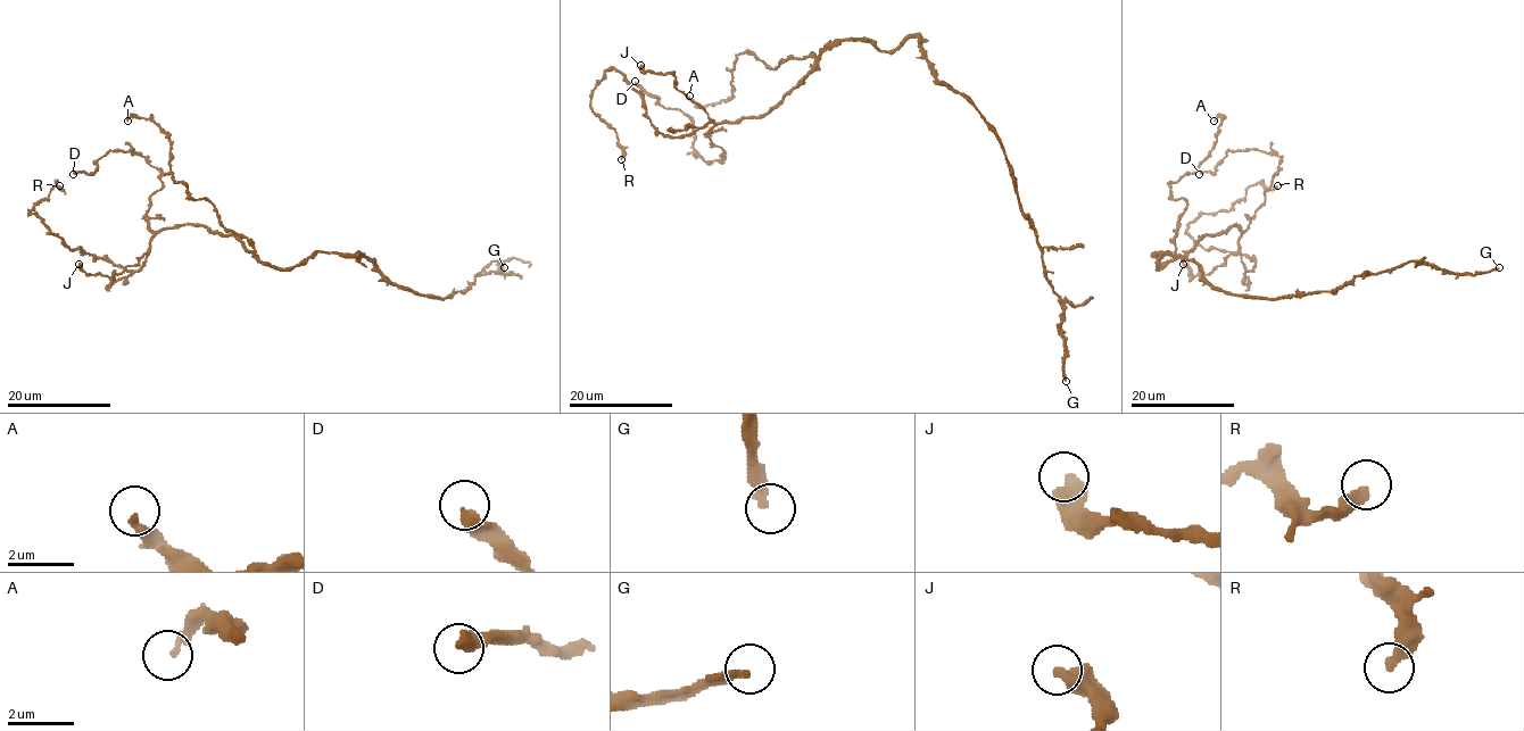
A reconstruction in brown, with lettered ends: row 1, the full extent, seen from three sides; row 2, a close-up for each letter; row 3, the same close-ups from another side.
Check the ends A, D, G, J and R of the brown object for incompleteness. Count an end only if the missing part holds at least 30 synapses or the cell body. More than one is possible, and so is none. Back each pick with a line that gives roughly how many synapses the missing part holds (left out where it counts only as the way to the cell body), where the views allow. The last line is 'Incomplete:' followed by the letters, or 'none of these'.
G: about 300 synapses
Incomplete: G

